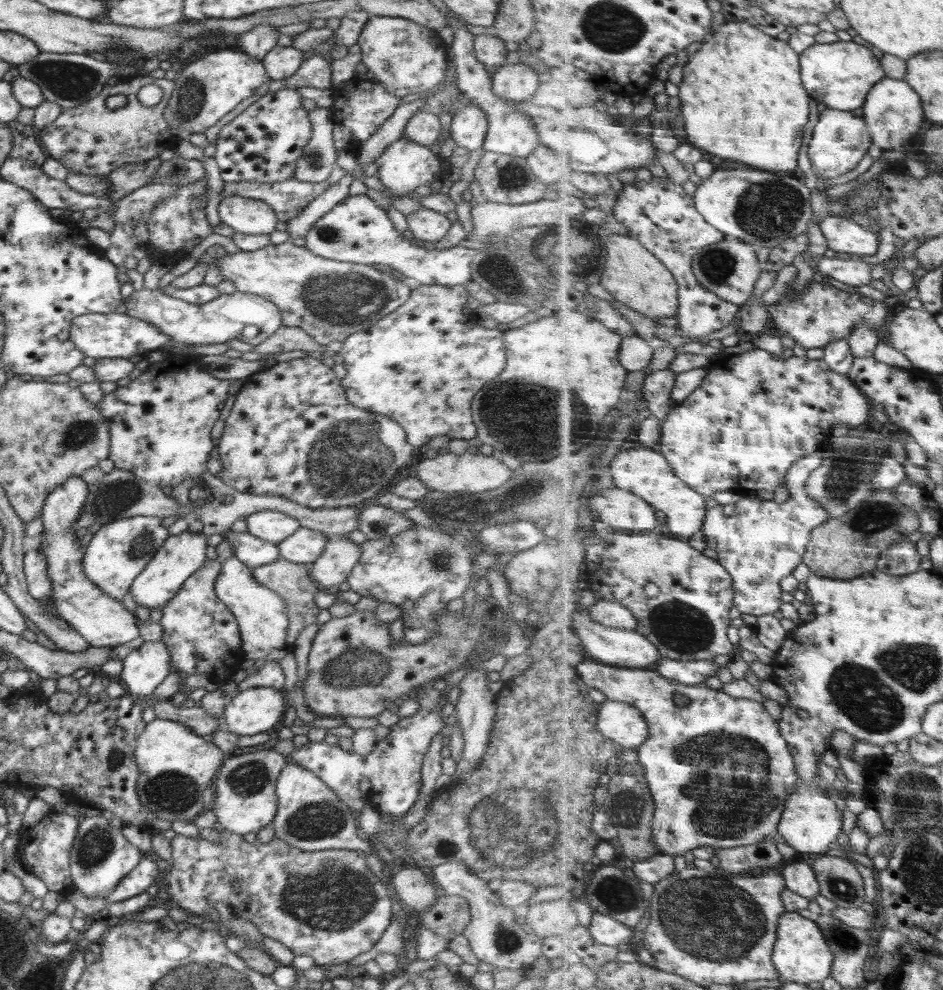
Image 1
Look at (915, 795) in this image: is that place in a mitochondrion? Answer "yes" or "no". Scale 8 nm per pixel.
yes

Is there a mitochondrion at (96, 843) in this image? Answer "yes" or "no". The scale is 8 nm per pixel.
yes

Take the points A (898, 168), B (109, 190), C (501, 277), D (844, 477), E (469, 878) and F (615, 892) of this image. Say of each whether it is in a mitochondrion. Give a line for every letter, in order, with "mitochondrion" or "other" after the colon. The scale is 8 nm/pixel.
A: other
B: other
C: mitochondrion
D: mitochondrion
E: mitochondrion
F: mitochondrion

